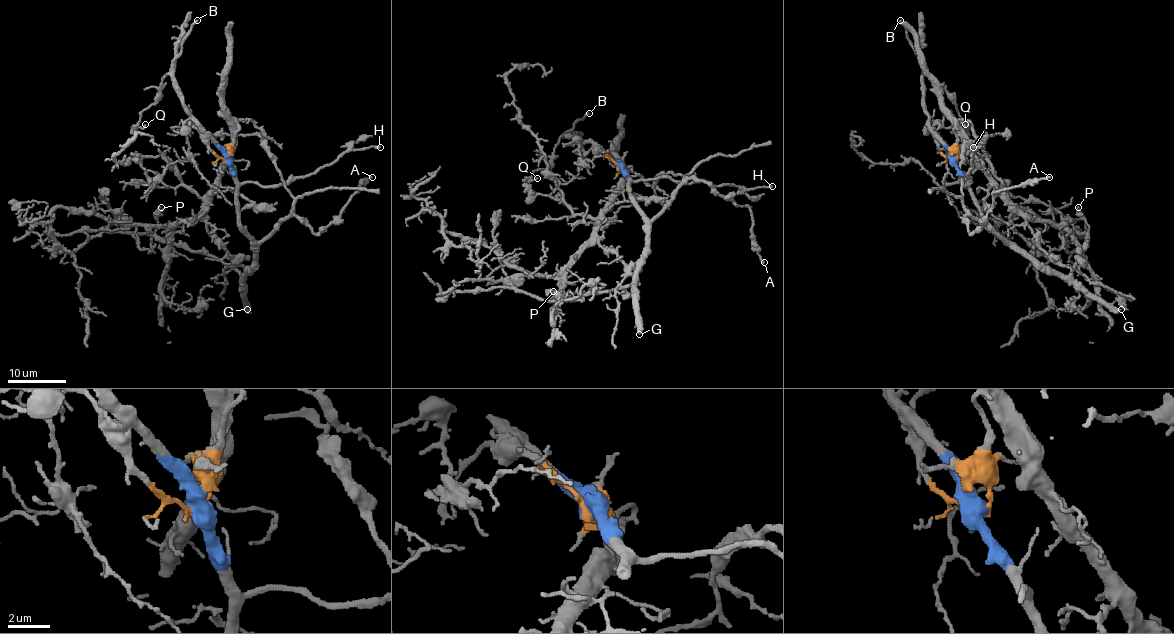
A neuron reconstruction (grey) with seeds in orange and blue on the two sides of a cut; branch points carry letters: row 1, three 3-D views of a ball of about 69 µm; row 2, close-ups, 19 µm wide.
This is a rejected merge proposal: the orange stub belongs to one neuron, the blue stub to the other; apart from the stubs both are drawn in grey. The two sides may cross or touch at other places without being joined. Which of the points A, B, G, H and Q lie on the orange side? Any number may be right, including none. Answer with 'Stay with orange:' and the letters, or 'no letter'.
Stay with orange: no letter

